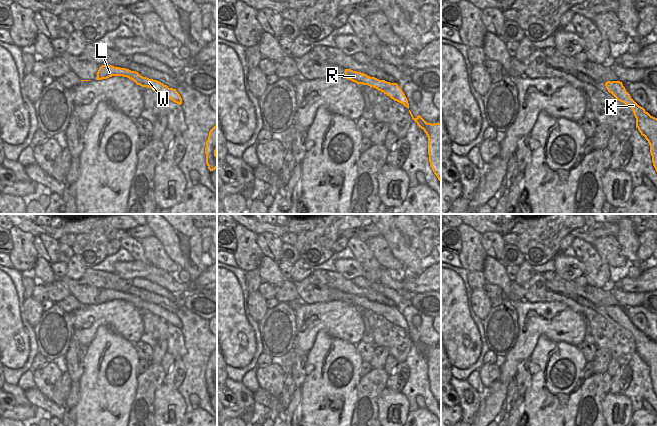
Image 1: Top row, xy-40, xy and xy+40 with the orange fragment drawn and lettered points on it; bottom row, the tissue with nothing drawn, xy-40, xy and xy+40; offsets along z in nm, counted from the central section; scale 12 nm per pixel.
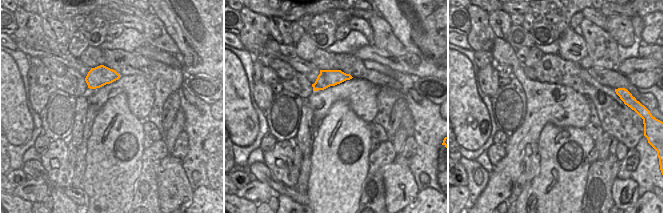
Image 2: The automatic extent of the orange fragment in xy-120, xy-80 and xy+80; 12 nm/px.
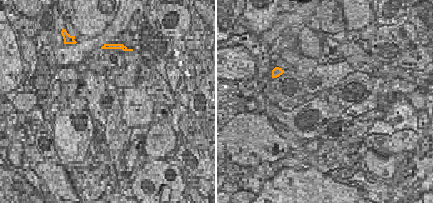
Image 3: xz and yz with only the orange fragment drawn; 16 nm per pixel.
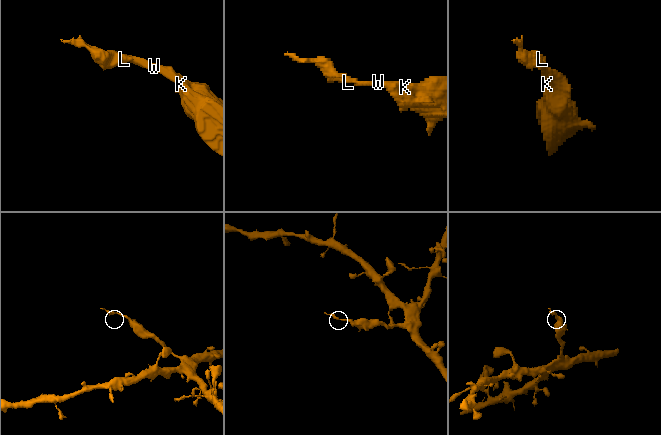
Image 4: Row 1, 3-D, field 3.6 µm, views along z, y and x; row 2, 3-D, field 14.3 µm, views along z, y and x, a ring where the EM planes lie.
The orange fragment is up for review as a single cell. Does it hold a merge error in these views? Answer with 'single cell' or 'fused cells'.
fused cells

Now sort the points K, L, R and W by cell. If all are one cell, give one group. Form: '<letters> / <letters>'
K / L R W

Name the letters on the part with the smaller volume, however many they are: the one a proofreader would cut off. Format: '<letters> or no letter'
L, R, W

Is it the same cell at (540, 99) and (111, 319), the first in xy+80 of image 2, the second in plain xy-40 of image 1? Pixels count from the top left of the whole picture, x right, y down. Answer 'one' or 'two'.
one

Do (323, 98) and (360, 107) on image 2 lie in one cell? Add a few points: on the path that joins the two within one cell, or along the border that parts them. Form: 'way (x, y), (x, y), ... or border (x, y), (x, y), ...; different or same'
way (332, 95), (348, 95), (351, 98); same

